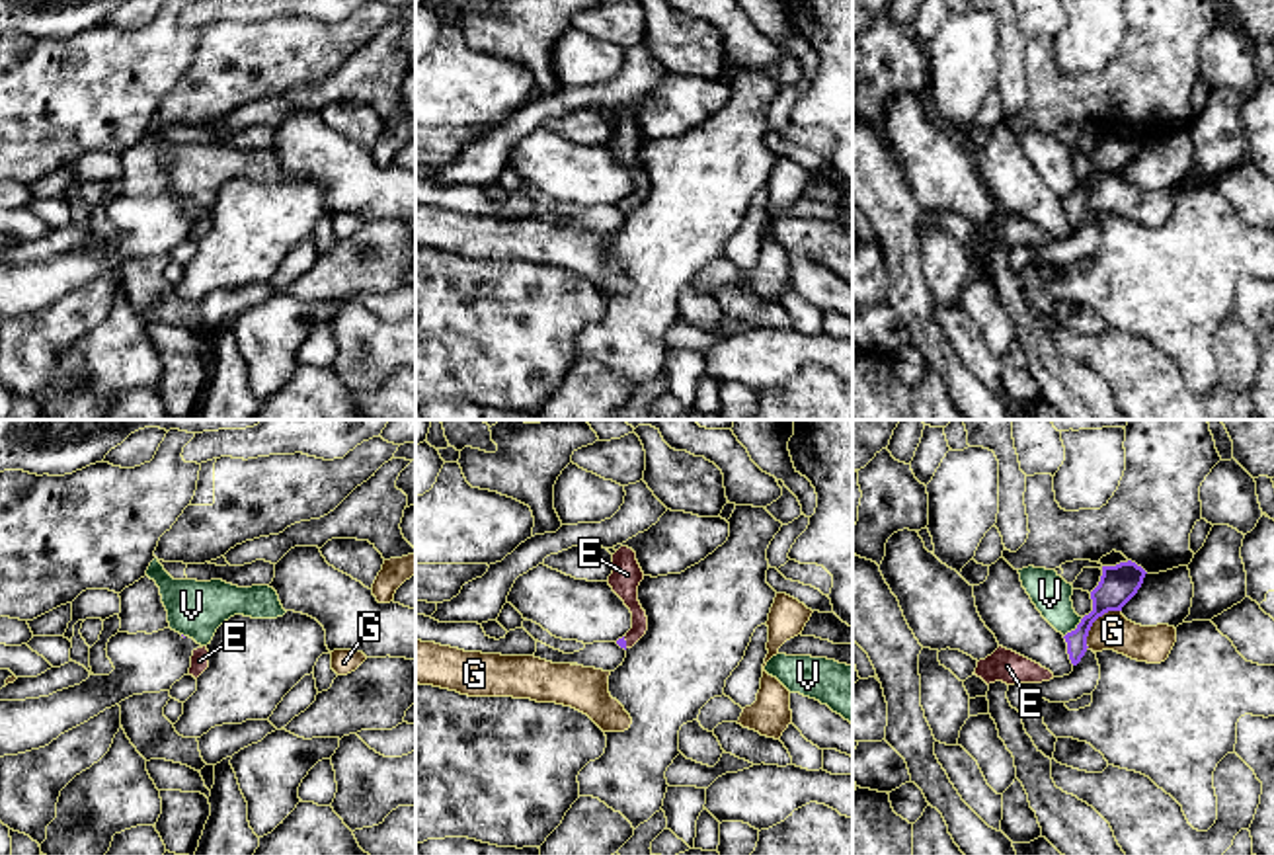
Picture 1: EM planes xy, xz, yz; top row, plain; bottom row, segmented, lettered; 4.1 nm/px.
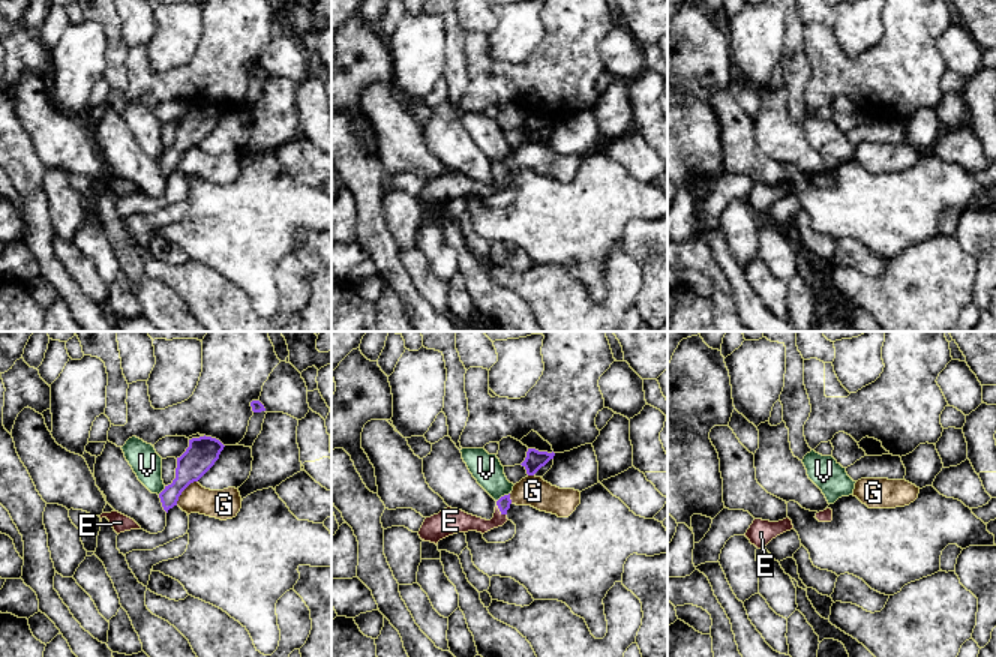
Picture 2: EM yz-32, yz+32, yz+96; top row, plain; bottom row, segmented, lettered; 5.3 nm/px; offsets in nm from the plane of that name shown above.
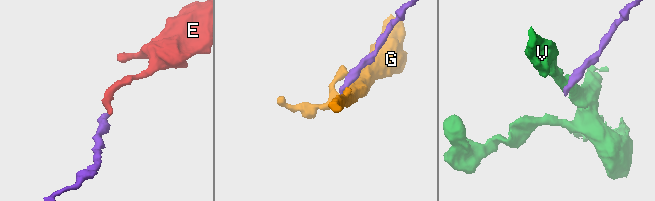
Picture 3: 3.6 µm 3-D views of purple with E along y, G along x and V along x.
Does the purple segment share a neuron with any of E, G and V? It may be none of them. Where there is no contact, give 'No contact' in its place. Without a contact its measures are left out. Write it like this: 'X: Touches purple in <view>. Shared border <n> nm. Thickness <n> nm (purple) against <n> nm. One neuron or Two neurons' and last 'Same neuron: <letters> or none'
E: Touches purple in xz. Shared border 50 nm. Thickness 40 nm (purple) against 120 nm. One neuron
G: Touches purple in yz. Shared border 220 nm. Thickness 160 nm (purple) against 160 nm. Two neurons
V: Touches purple in yz. Shared border 120 nm. Thickness 150 nm (purple) against 160 nm. Two neurons
Same neuron: E

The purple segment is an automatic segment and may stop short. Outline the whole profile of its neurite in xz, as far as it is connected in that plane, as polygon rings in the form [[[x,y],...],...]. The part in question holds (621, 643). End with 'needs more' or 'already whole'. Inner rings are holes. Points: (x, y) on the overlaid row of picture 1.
[[[620,547],[613,554],[613,574],[607,582],[632,613],[632,629],[617,640],[624,650],[632,648],[648,631],[648,617],[638,601],[638,586],[642,580],[644,572],[636,560],[636,552],[628,547]]]; needs more

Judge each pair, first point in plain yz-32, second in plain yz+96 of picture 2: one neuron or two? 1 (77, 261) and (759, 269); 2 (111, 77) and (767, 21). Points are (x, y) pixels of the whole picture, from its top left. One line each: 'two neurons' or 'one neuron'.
1: one neuron
2: two neurons

